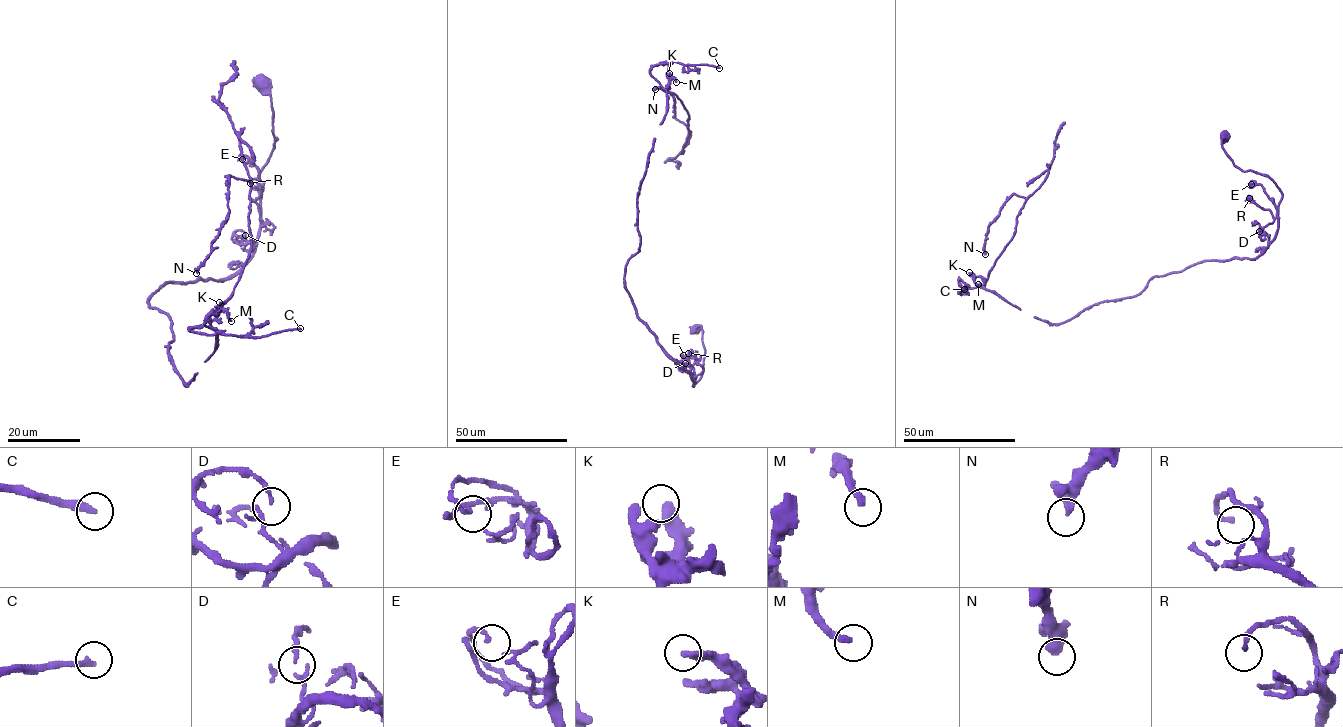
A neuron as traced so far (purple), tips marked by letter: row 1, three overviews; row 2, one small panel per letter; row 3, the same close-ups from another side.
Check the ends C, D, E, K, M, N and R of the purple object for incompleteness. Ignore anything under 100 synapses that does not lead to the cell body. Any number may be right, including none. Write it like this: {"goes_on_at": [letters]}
{"goes_on_at": ["C"]}

